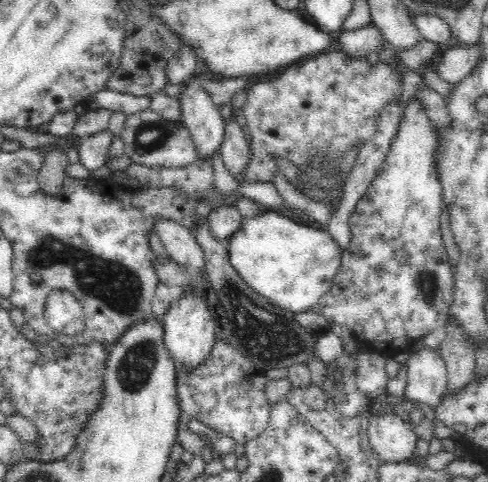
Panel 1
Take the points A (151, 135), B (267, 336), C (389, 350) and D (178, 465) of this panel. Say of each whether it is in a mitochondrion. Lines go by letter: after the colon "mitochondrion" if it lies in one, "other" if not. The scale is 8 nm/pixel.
A: mitochondrion
B: mitochondrion
C: other
D: other

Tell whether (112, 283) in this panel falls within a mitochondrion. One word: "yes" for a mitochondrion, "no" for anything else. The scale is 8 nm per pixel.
yes

